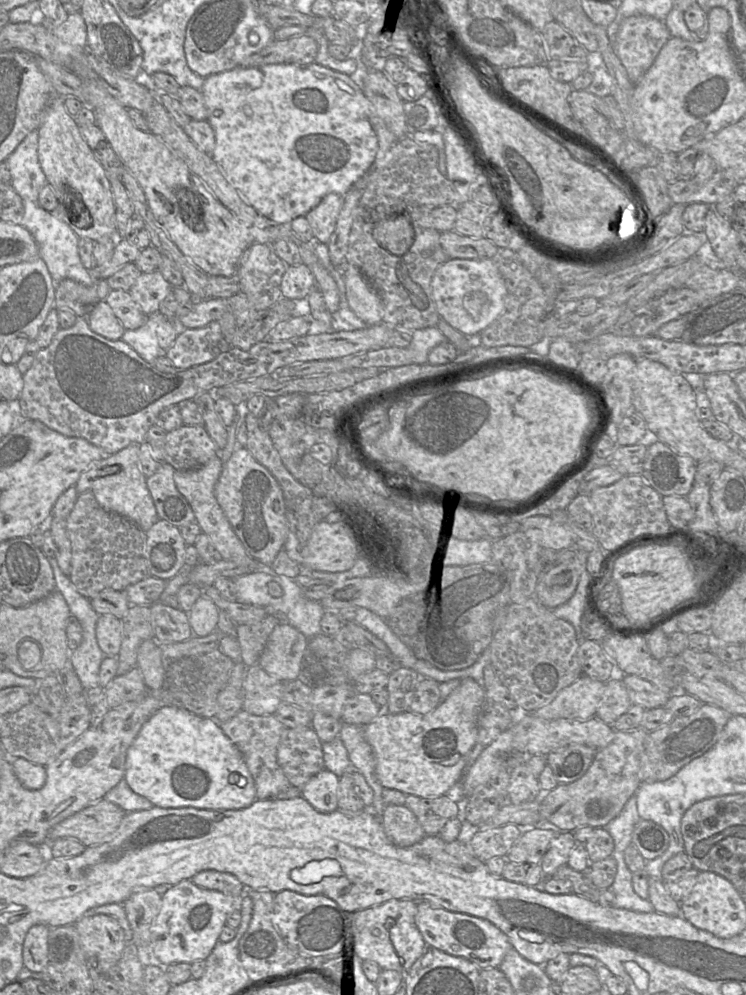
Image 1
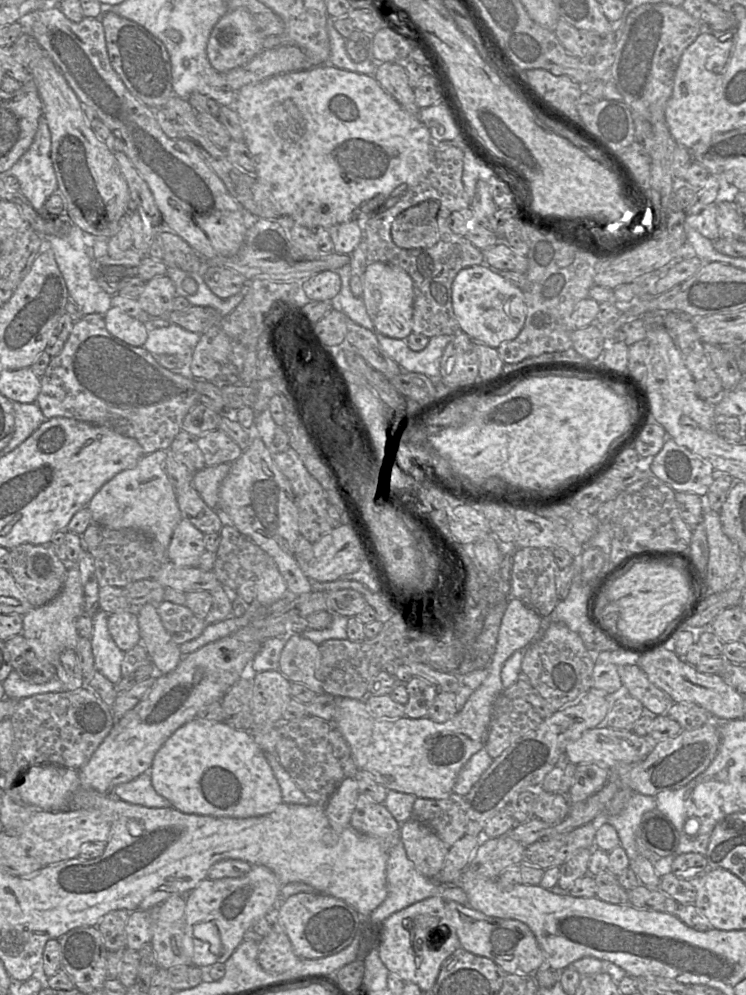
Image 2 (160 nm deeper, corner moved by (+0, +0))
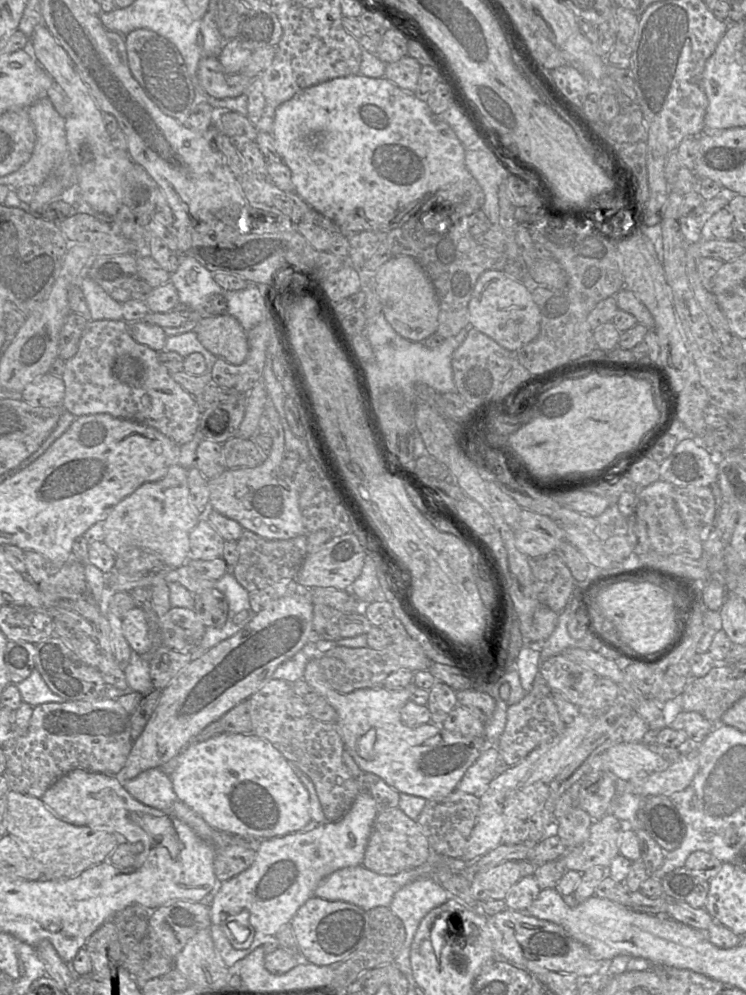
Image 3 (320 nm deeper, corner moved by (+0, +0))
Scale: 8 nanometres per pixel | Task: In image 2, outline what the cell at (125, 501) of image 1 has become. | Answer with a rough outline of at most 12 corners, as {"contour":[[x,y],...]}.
{"contour":[[144,455],[86,506],[93,523],[167,548],[182,520],[165,471]]}

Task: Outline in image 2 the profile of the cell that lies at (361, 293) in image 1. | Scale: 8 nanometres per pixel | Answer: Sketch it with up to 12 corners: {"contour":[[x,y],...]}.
{"contour":[[370,264],[362,300],[381,334],[412,333],[414,286],[402,268]]}

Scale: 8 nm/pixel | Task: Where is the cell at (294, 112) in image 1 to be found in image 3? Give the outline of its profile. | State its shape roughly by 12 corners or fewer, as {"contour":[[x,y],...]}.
{"contour":[[358,74],[272,137],[343,234],[402,226],[467,169],[425,101]]}

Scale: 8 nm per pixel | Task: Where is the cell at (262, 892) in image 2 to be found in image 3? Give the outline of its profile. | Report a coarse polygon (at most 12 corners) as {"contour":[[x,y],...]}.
{"contour":[[378,812],[259,842],[220,883],[209,931],[229,968],[290,924],[317,886],[362,865]]}

